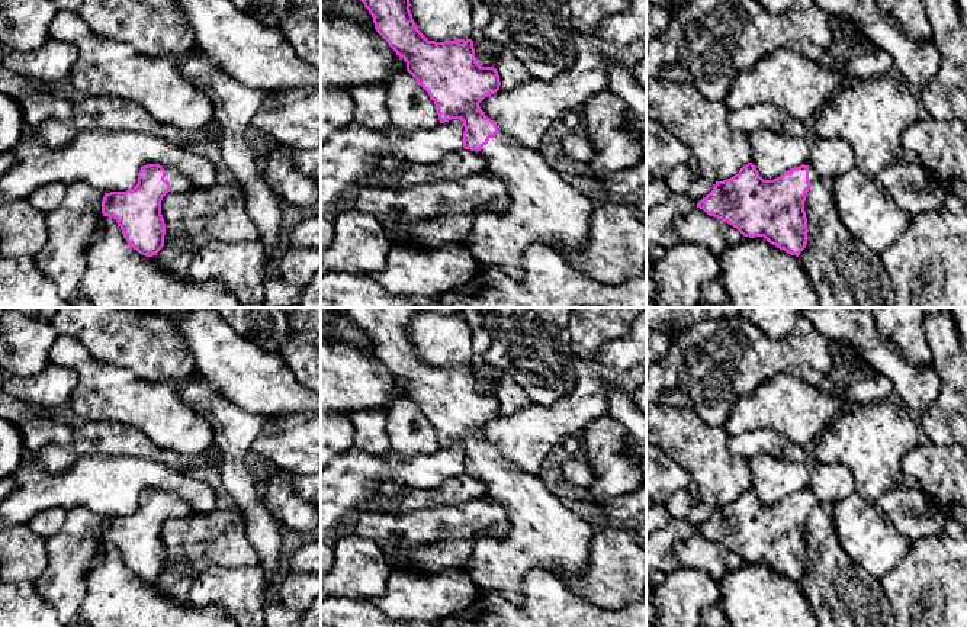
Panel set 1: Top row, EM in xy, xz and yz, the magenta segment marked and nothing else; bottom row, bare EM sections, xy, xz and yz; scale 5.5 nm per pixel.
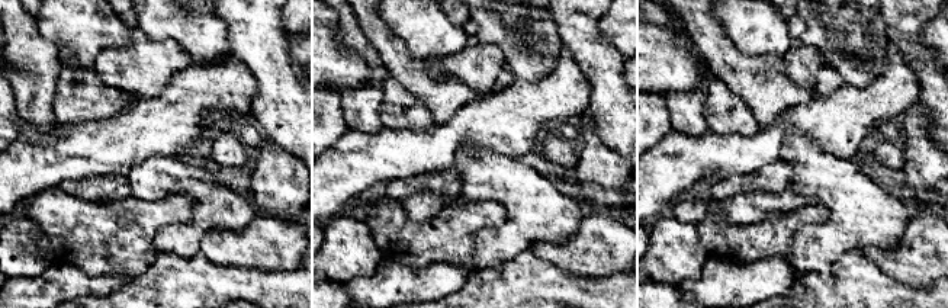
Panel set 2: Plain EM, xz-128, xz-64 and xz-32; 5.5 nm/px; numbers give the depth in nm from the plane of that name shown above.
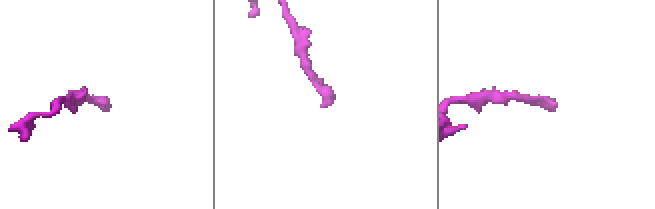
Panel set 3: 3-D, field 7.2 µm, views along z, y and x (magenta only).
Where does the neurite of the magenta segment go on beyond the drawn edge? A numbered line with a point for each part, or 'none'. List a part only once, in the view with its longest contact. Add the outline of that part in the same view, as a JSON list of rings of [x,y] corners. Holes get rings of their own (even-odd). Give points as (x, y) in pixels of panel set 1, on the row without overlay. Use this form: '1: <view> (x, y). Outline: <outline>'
1: xy (179, 508). Outline: [[[161,491],[161,492],[167,498],[164,505],[167,505],[170,508],[168,518],[186,518],[186,517],[193,515],[190,505],[186,501],[183,501],[177,493],[170,492],[170,491]]]

